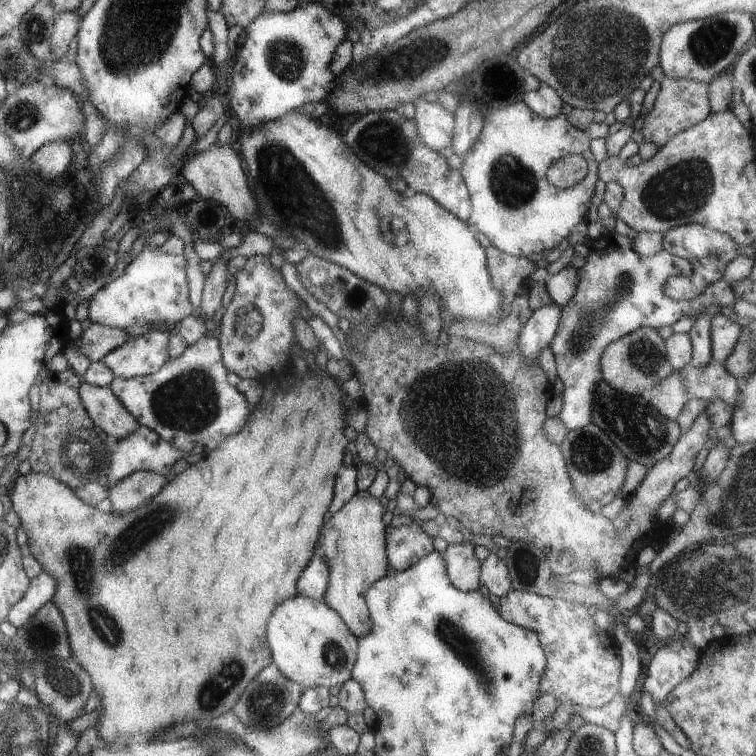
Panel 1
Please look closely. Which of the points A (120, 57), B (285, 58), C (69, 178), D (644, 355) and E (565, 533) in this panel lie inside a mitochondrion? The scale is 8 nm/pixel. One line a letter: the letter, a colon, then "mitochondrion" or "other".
A: mitochondrion
B: mitochondrion
C: other
D: mitochondrion
E: other

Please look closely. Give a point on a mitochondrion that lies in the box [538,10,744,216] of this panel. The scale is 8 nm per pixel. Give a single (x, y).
(710, 43)

